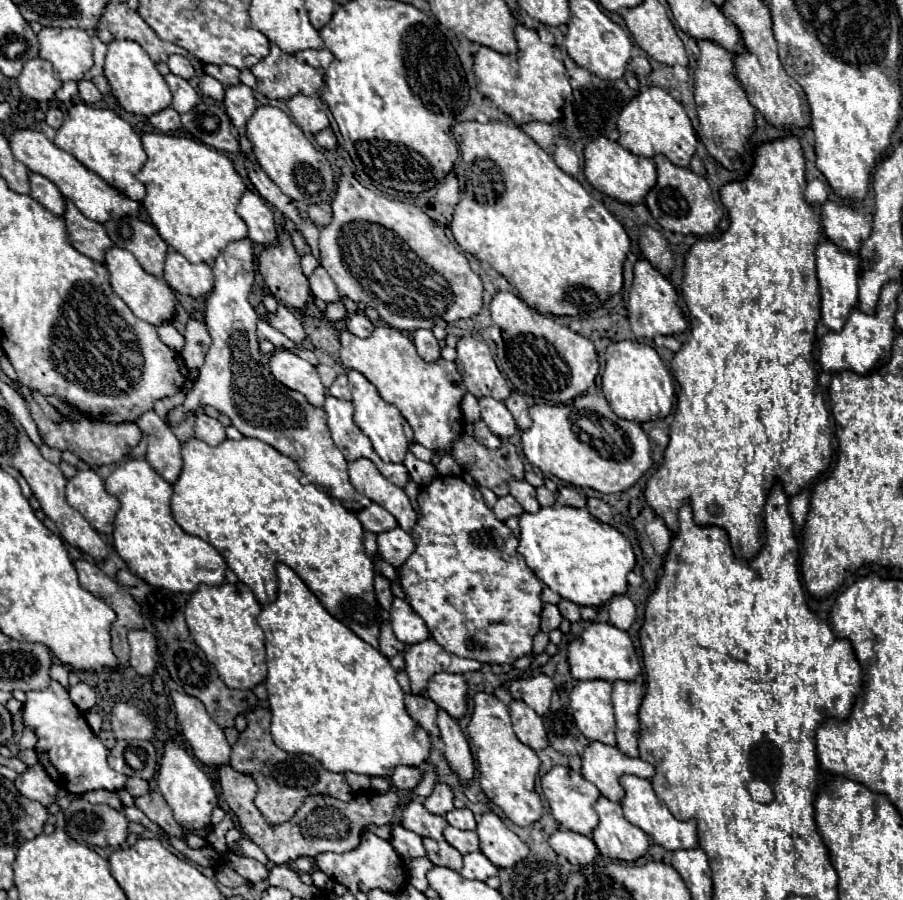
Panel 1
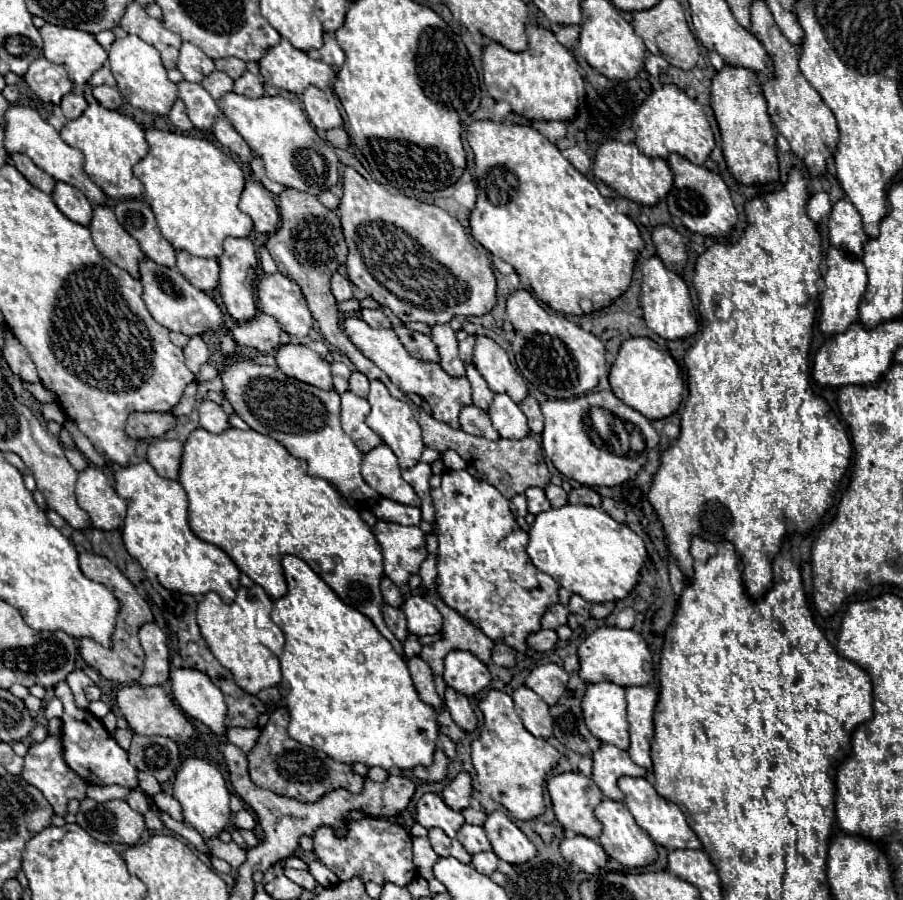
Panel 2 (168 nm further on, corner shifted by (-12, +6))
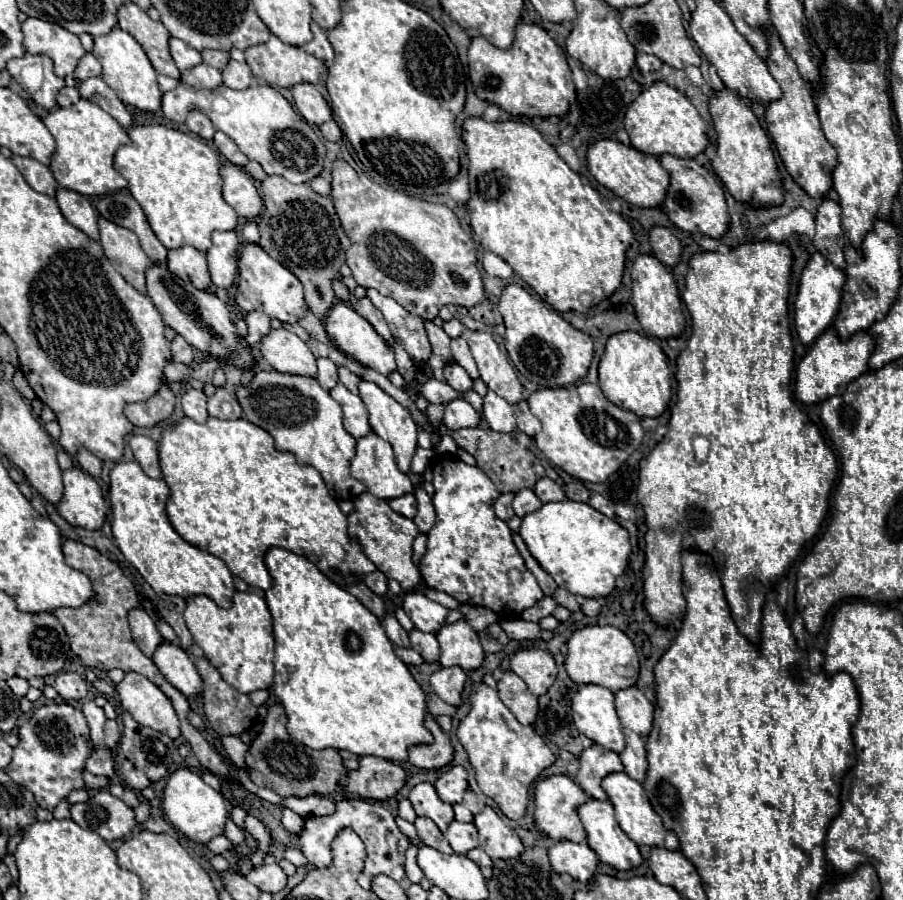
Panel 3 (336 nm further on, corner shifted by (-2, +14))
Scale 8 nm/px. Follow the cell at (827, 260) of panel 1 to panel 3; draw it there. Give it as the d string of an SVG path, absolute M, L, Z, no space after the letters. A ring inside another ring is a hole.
M814 252L802 270L800 284L798 284L798 294L794 300L794 326L798 332L798 338L802 344L812 344L828 326L832 326L838 310L840 310L840 300L842 300L842 286L846 282L844 270L836 268L830 260L822 258L822 254Z

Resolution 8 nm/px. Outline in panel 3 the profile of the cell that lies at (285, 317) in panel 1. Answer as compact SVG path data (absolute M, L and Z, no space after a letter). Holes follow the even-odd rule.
M244 244L240 258L238 258L238 282L236 282L236 304L244 312L260 310L268 314L270 318L276 318L280 322L298 322L306 316L308 306L304 302L304 286L302 282L286 270L282 264L278 264L274 258L270 258L258 244Z

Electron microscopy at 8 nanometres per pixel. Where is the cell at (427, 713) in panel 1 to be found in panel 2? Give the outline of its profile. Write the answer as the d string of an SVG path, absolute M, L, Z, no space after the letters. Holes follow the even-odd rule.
M414 656L412 660L408 660L408 668L410 668L410 674L412 674L414 688L420 694L420 700L430 704L436 710L442 710L442 698L438 696L438 692L434 688L432 670L428 668L428 664L420 656Z

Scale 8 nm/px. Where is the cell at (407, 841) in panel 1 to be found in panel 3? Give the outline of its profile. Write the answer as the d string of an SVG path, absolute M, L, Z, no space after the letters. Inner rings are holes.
M408 798L400 800L400 804L398 804L398 816L404 818L404 820L408 820L408 822L416 820L416 812L414 812L414 808L412 808L412 804L410 804Z

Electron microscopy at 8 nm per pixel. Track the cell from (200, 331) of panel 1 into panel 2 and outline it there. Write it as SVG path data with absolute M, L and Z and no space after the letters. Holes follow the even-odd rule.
M260 312L254 320L241 326L234 326L230 330L230 336L236 344L250 346L250 348L256 348L262 352L272 352L274 348L278 348L280 334L282 334L282 330L280 330L278 322L264 312Z

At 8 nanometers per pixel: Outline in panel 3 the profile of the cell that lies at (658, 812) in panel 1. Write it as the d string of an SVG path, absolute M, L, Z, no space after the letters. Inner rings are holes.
M614 772L602 780L602 788L608 794L608 800L612 802L614 810L616 810L616 820L618 820L620 828L628 834L628 838L632 838L638 846L656 846L656 848L666 848L666 850L678 850L676 834L670 834L670 830L666 830L662 826L662 820L650 806L640 782L632 780L626 772Z

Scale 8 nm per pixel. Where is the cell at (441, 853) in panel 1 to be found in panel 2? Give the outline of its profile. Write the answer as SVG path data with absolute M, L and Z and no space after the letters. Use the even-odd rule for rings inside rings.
M432 828L428 832L428 840L430 840L430 844L432 844L432 848L434 848L434 852L438 856L452 856L452 858L456 858L456 860L460 860L464 864L470 864L470 858L472 856L464 850L464 846L458 840L448 838L442 830Z

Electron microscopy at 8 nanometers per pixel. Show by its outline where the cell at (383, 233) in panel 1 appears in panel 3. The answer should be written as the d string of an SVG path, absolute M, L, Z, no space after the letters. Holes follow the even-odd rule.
M336 160L332 166L332 200L342 228L352 240L352 246L346 252L346 264L360 286L374 288L380 294L394 298L402 308L424 320L434 320L438 310L446 304L470 308L484 300L482 278L476 266L476 244L472 236L462 230L450 208L416 200L393 187L380 186L366 174L356 172L346 160Z

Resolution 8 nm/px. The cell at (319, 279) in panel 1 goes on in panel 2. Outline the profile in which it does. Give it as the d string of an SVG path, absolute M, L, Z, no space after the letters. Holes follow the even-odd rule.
M338 272L332 276L332 294L338 302L352 298L352 284Z

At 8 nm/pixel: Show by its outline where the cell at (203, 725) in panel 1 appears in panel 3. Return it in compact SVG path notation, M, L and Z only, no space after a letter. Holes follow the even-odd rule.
M162 642L154 656L154 664L162 670L166 680L178 688L186 698L202 692L202 678L192 662L192 658L178 646L170 642Z

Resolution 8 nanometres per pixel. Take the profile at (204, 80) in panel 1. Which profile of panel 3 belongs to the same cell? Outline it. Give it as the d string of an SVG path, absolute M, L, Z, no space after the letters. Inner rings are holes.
M198 64L198 66L182 72L182 82L186 82L188 86L192 86L196 90L218 88L222 84L222 72L208 64Z

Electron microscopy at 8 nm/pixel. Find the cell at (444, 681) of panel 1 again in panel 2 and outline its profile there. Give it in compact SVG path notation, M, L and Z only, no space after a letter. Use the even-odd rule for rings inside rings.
M454 650L446 656L446 670L442 674L446 686L454 688L456 692L472 698L480 694L490 684L490 672L486 664L482 664L470 652Z

